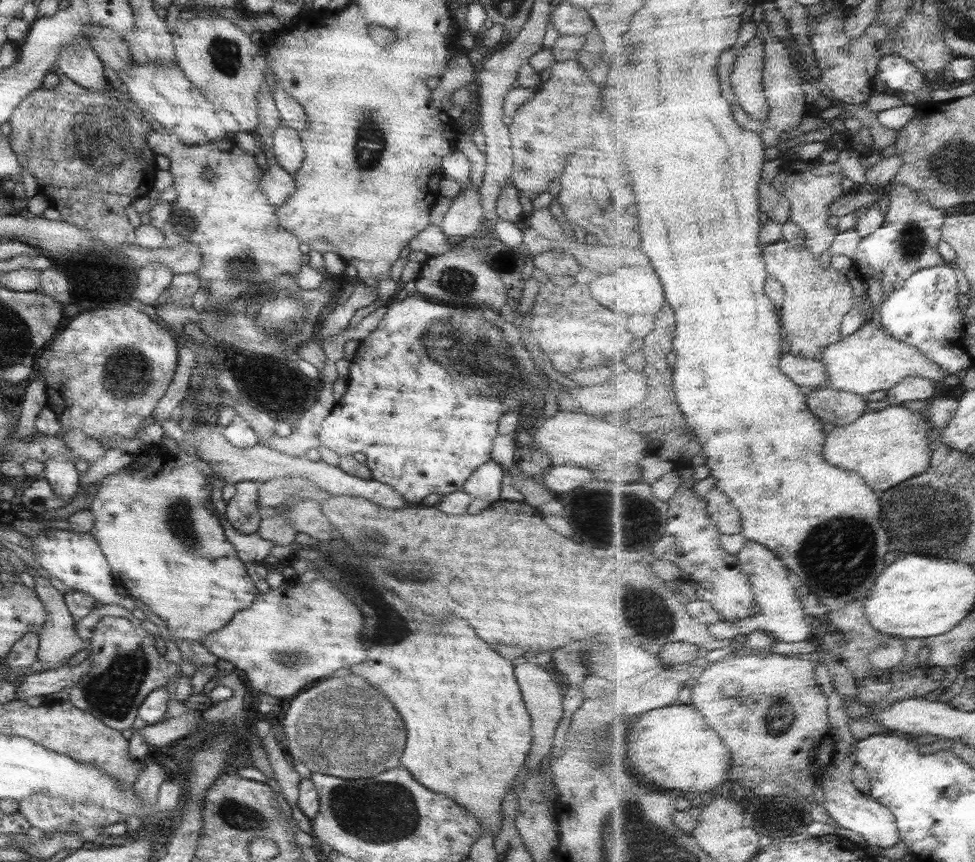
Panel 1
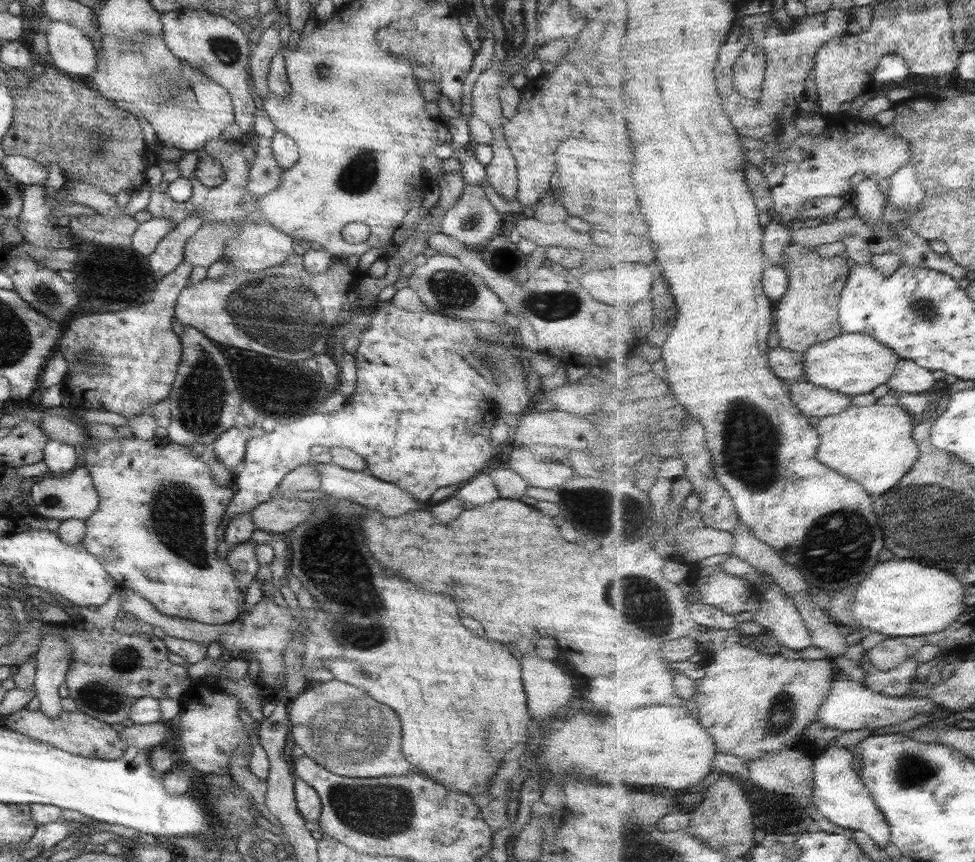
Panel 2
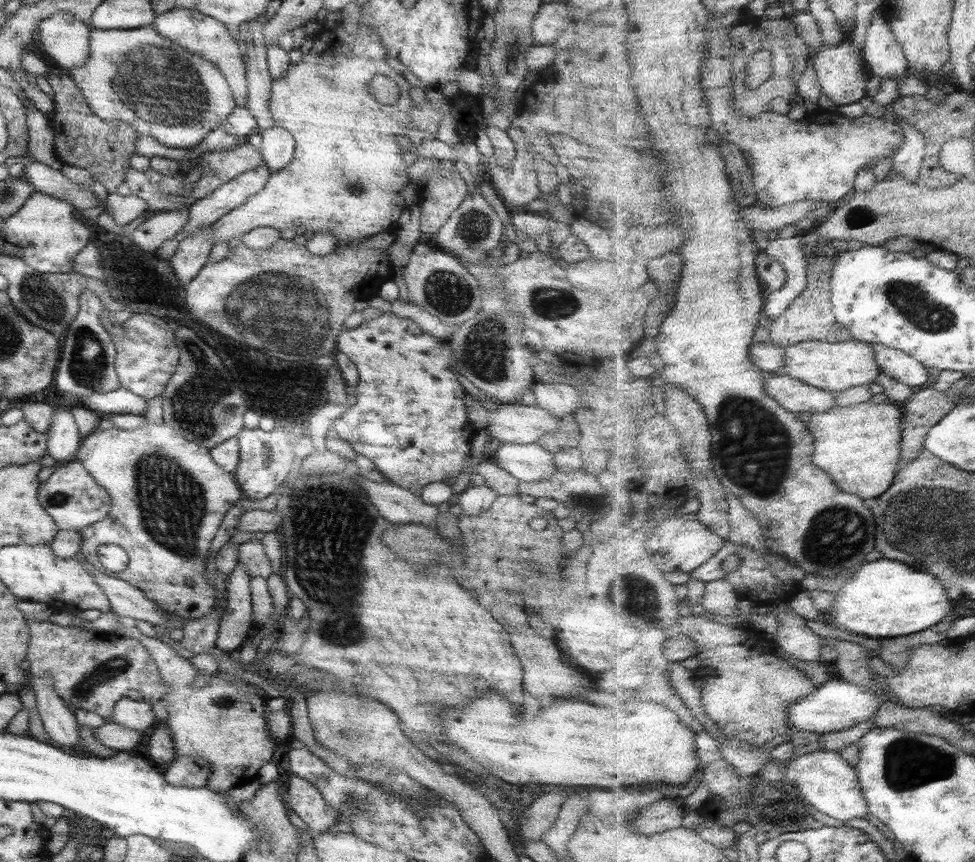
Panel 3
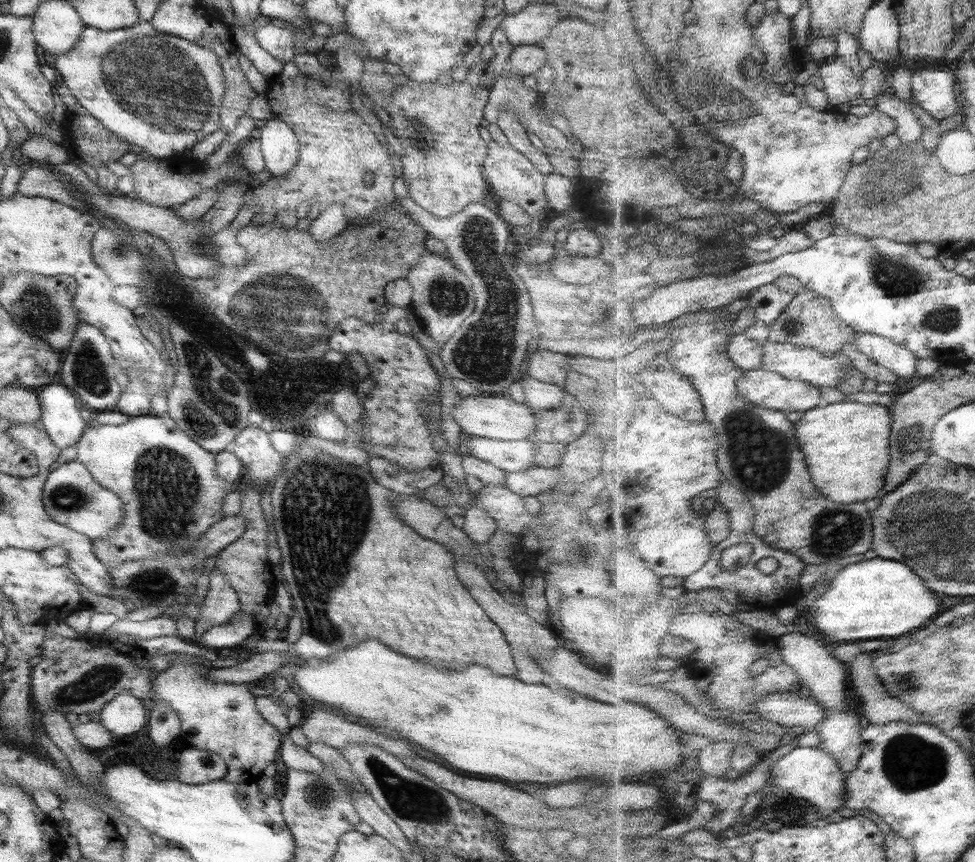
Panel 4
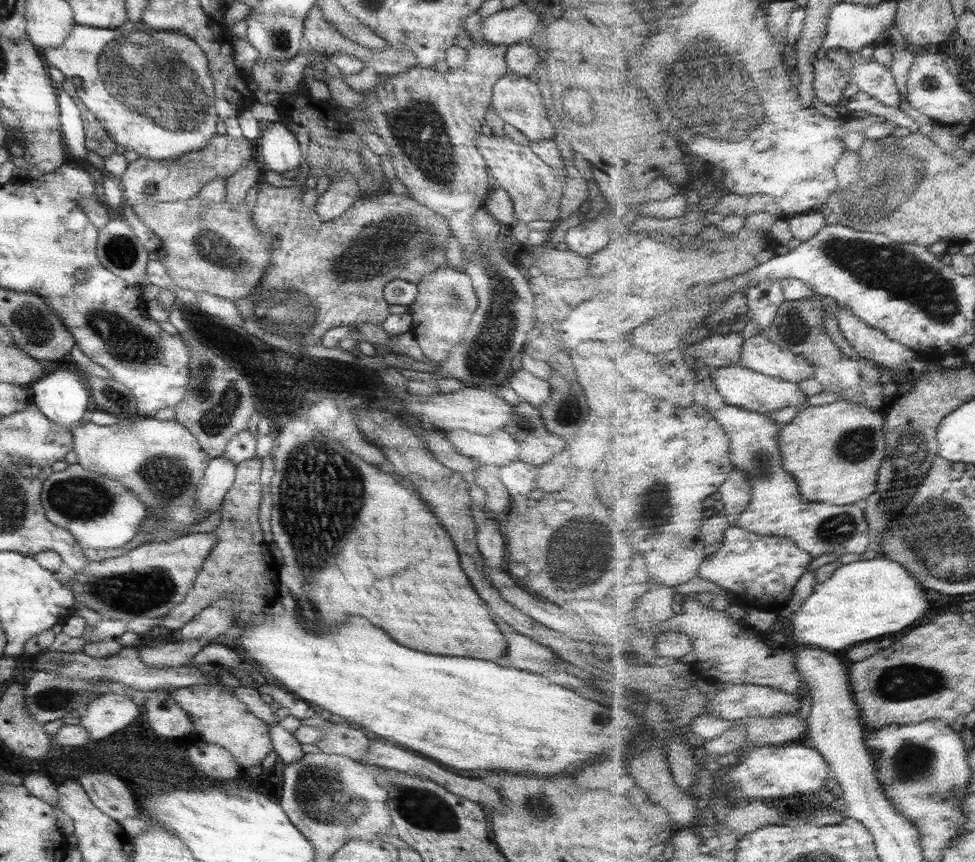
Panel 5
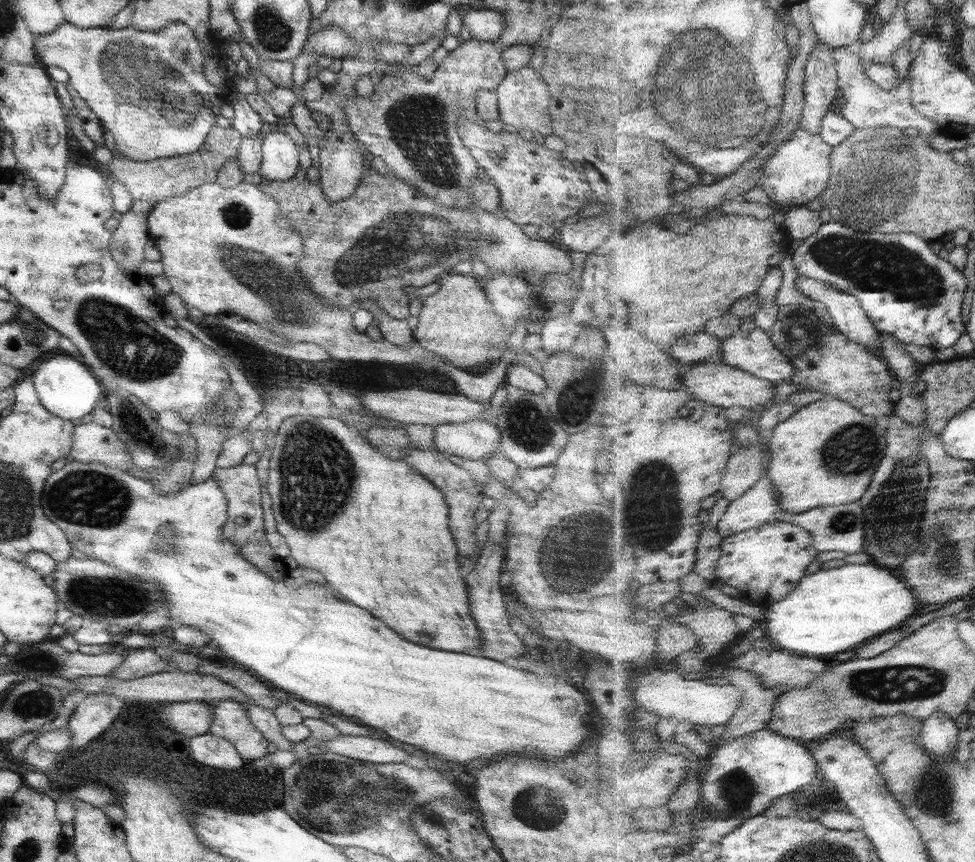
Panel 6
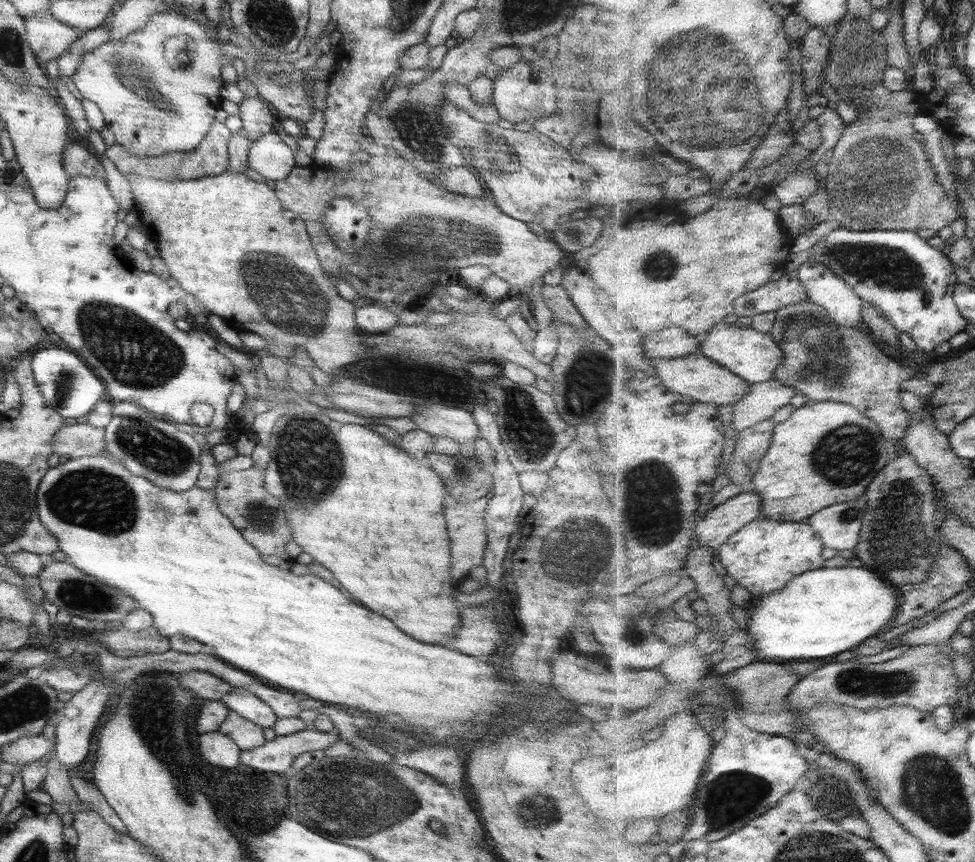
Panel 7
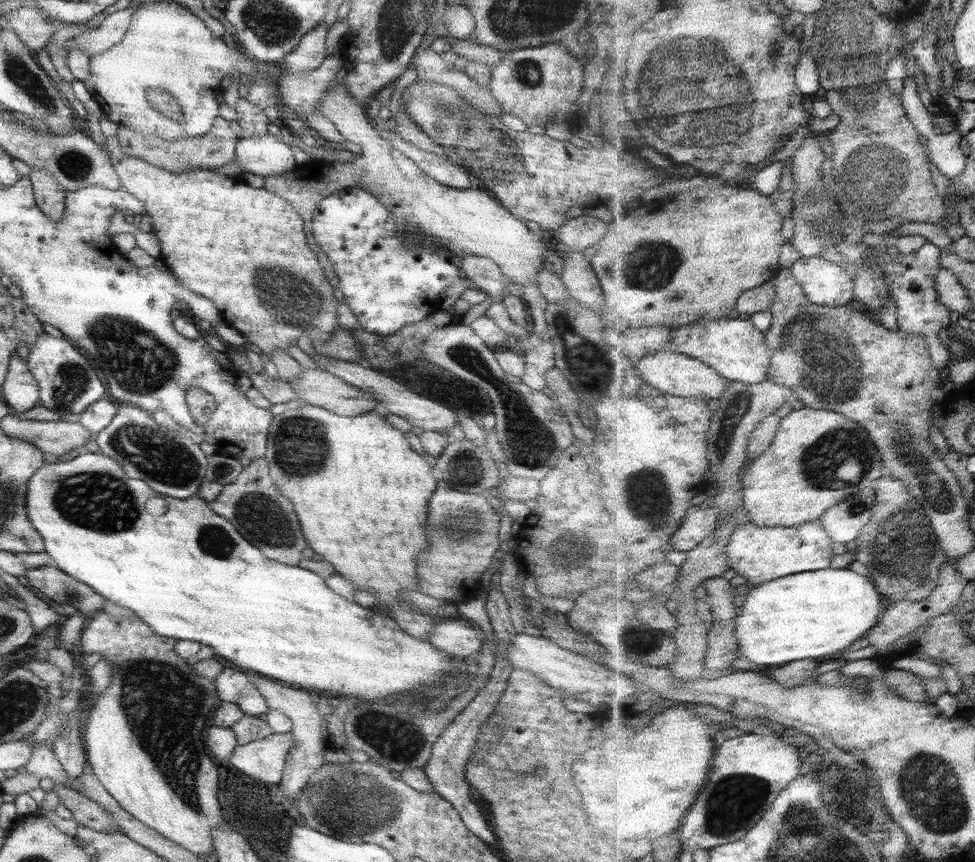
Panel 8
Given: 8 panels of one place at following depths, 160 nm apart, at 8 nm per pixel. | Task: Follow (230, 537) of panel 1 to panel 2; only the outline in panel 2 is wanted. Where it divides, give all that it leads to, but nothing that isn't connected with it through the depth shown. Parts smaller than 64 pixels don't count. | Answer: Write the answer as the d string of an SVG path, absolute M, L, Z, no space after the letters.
M247 540L241 544L235 544L227 552L226 563L232 570L233 578L239 588L247 588L249 582L256 576L258 562L255 556L255 543Z

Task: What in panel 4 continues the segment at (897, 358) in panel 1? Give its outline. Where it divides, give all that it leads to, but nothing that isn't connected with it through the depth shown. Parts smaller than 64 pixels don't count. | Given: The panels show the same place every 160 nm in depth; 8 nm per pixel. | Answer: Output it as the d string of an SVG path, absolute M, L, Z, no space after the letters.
M767 341L763 344L764 355L762 368L782 374L785 378L808 382L813 386L835 387L844 378L844 366L856 367L852 360L843 352L835 355L821 352L816 348L799 346L793 343L775 343Z

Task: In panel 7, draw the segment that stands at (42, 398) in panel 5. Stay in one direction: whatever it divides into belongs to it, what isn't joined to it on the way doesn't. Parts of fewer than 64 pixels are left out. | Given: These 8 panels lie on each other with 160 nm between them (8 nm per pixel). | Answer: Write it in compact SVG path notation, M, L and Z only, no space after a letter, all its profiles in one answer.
M65 348L39 349L31 354L30 369L45 402L61 418L79 418L87 414L98 400L105 397L104 382L82 361L76 353Z

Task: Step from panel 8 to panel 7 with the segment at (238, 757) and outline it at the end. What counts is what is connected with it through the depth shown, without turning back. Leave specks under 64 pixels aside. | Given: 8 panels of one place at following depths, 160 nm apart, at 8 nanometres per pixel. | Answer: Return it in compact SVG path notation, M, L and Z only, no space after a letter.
M303 730L287 736L277 736L251 750L241 750L238 761L258 771L280 774L289 768L295 756L301 752L325 750L337 740L331 732Z

